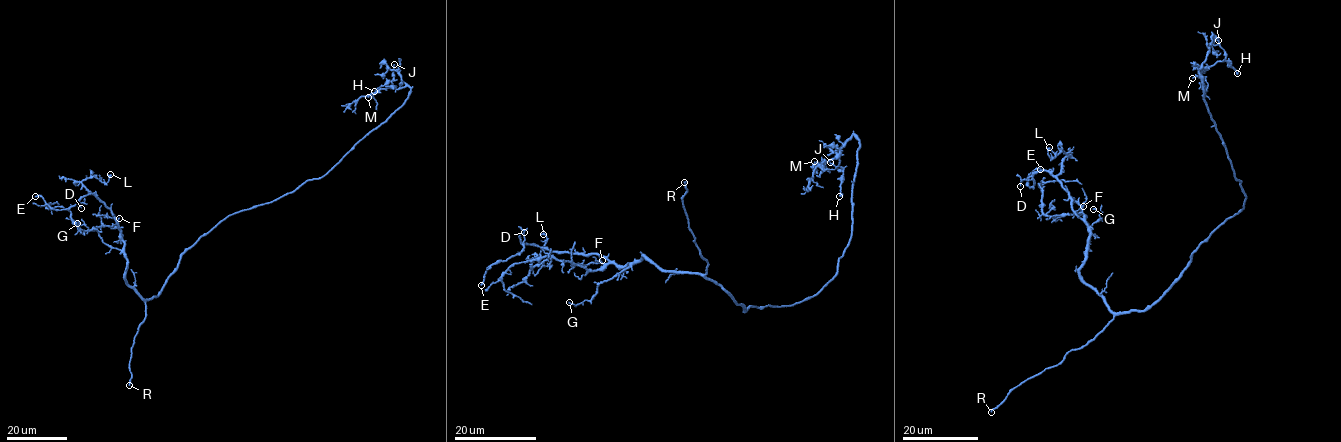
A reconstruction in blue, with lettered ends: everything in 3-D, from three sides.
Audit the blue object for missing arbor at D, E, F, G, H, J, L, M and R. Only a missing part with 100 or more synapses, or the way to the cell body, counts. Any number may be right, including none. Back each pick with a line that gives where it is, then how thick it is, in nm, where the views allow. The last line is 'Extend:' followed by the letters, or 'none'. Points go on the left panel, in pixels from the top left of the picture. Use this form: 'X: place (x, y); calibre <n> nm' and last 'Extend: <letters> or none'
R: place (129, 385); calibre 170 nm
Extend: R

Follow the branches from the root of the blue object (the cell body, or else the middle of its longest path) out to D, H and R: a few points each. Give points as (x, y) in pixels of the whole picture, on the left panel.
D: (204, 234), (158, 295), (144, 300), (125, 277), (114, 214), (92, 194), (79, 199), (81, 208)
H: (204, 234), (229, 215), (319, 179), (403, 104), (410, 88), (397, 89), (390, 80), (374, 91)
R: (204, 234), (181, 256), (158, 295), (146, 300), (146, 314), (131, 350), (129, 385)

